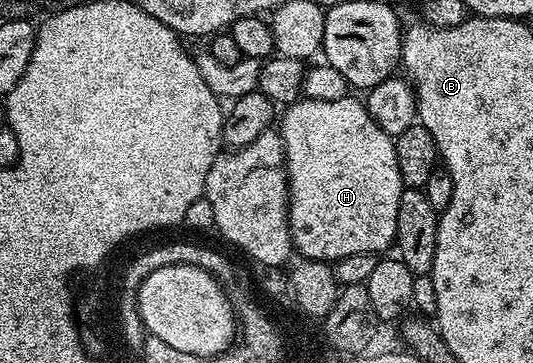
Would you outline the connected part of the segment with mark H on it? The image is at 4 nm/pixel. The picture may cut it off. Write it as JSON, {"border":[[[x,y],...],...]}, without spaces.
{"border":[[[304,97],[296,103],[288,104],[284,108],[285,116],[279,119],[279,134],[281,144],[285,150],[285,174],[289,181],[289,232],[293,234],[293,245],[298,256],[305,259],[320,259],[322,261],[336,261],[343,257],[351,257],[351,253],[385,253],[394,246],[397,238],[397,218],[399,217],[399,197],[403,184],[399,177],[399,161],[395,161],[394,136],[386,133],[371,117],[364,102],[359,98],[346,97],[337,101],[315,101]]]}

